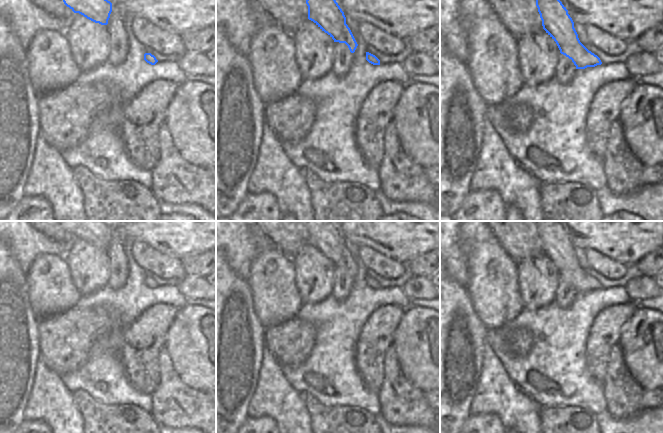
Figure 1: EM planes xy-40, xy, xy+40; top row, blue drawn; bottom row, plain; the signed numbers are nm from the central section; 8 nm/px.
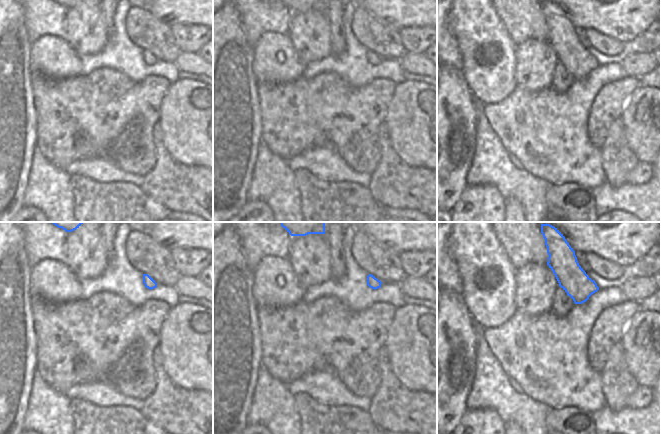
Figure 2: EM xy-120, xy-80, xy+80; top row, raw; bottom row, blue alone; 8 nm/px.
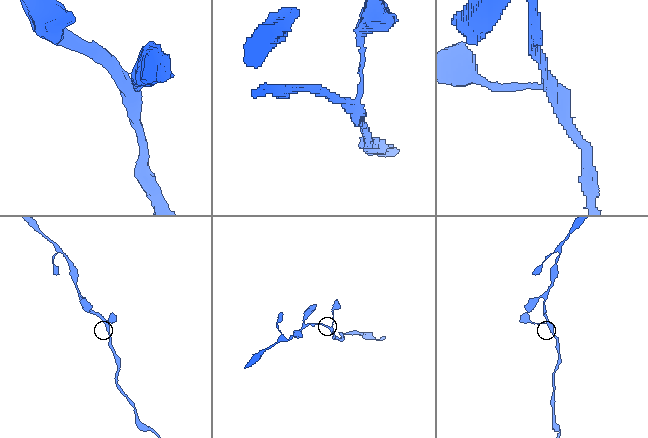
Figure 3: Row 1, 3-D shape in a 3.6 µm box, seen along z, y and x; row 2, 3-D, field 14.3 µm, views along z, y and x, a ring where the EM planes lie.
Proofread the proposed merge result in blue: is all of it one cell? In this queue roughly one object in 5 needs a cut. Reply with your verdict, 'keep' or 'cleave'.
keep

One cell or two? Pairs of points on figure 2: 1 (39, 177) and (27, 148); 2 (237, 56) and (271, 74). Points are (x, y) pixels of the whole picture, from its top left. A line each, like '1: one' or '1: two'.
1: two
2: two

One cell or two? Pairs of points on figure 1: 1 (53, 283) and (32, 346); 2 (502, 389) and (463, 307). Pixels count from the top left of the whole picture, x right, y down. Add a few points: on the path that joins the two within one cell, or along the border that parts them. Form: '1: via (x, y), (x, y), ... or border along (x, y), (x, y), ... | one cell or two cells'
1: border along (28, 296), (30, 307), (37, 319) | two cells
2: border along (487, 340), (484, 344), (482, 369), (479, 373) | two cells

